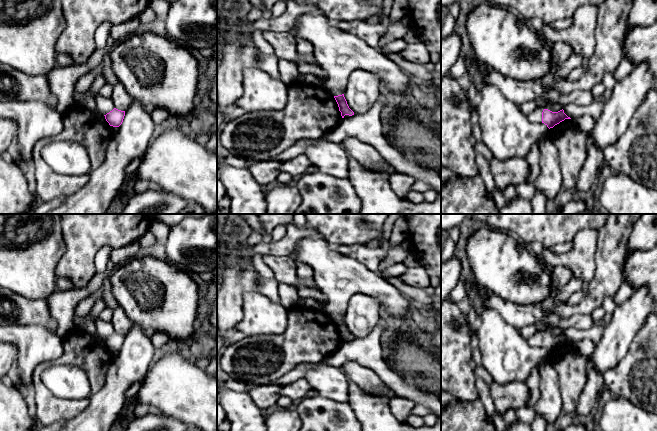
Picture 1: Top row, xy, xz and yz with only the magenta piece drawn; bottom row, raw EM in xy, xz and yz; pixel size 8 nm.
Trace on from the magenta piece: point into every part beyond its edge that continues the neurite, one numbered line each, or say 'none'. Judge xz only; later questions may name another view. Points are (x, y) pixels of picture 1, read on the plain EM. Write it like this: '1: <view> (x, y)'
none

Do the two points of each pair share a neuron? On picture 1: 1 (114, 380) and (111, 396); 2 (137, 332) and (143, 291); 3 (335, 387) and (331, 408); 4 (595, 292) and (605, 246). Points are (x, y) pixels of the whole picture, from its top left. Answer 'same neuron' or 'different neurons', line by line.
1: same neuron
2: different neurons
3: different neurons
4: same neuron

